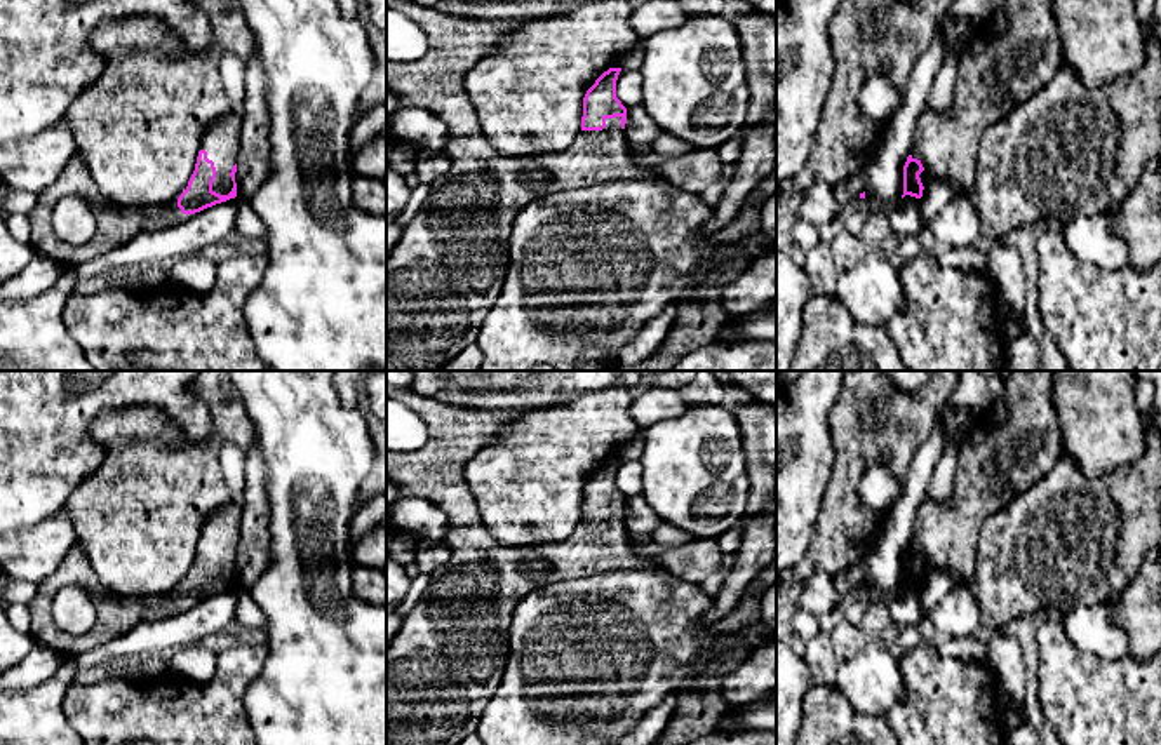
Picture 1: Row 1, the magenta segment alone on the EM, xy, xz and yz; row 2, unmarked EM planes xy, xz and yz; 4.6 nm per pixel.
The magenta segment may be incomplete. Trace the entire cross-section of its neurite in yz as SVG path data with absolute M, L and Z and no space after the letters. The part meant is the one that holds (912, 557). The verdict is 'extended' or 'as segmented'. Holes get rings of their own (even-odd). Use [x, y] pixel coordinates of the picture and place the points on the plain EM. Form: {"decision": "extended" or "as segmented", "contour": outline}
{"decision": "extended", "contour": "M1011 371L1004 395L976 416L959 446L954 496L947 505L931 498L917 508L910 527L910 545L903 555L903 585L923 587L919 564L928 557L935 569L954 571L970 583L976 560L975 536L983 520L1034 486L1064 456L1058 413L1053 404L1053 371Z"}

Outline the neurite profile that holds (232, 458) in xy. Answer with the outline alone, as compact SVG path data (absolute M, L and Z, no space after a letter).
M232 442L221 444L219 465L230 487L230 501L233 501L237 507L240 507L244 500L245 487L244 463L245 463L244 449Z

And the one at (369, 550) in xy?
M381 524L364 534L352 548L353 564L364 567L386 567L386 527Z

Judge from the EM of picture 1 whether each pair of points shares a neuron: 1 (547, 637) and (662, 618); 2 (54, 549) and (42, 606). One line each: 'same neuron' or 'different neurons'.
1: same neuron
2: different neurons

